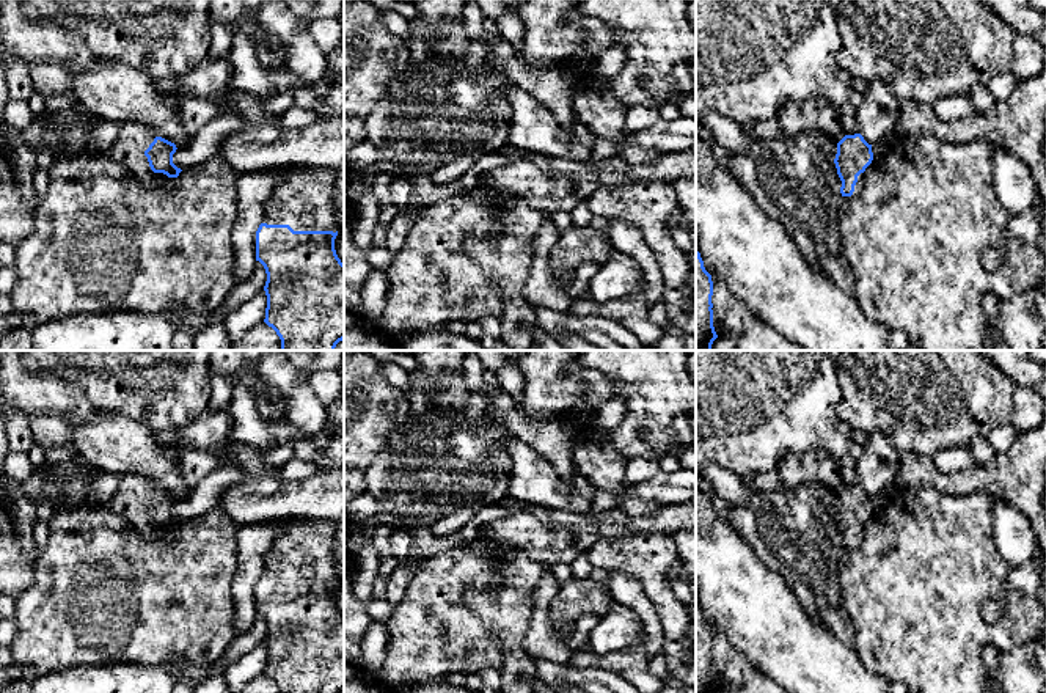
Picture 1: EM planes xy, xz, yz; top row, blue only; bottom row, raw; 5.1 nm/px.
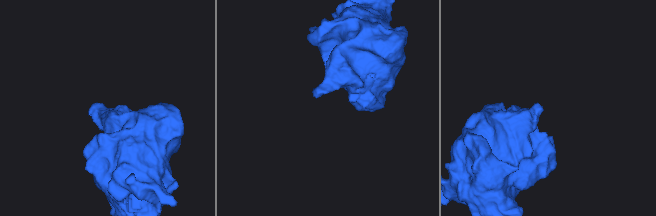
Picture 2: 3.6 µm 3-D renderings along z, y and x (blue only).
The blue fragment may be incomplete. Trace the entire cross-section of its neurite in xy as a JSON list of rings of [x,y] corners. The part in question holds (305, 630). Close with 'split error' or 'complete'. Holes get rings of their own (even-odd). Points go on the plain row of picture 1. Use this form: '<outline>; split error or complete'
[[[300,520],[275,536],[256,583],[256,613],[267,625],[264,674],[281,693],[344,691],[344,616],[336,607],[338,575],[333,566],[336,523]]]; split error

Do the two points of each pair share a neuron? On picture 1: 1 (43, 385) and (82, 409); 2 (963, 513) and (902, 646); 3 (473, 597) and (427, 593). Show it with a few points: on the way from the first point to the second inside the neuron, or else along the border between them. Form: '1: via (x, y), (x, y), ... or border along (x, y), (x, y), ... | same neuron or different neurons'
1: via (52, 393), (66, 398), (73, 404) | same neuron
2: via (943, 546), (928, 560), (916, 583), (916, 613) | same neuron
3: border along (468, 586), (465, 605), (484, 627) | different neurons

